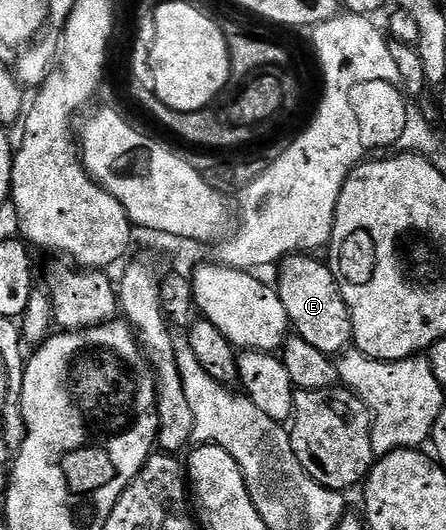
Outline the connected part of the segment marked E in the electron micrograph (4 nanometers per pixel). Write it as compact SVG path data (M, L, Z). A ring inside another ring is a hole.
M291 255L282 258L277 269L280 303L284 303L284 311L288 311L290 327L296 336L331 355L351 348L354 340L352 319L329 264L325 260L317 261L314 255Z

